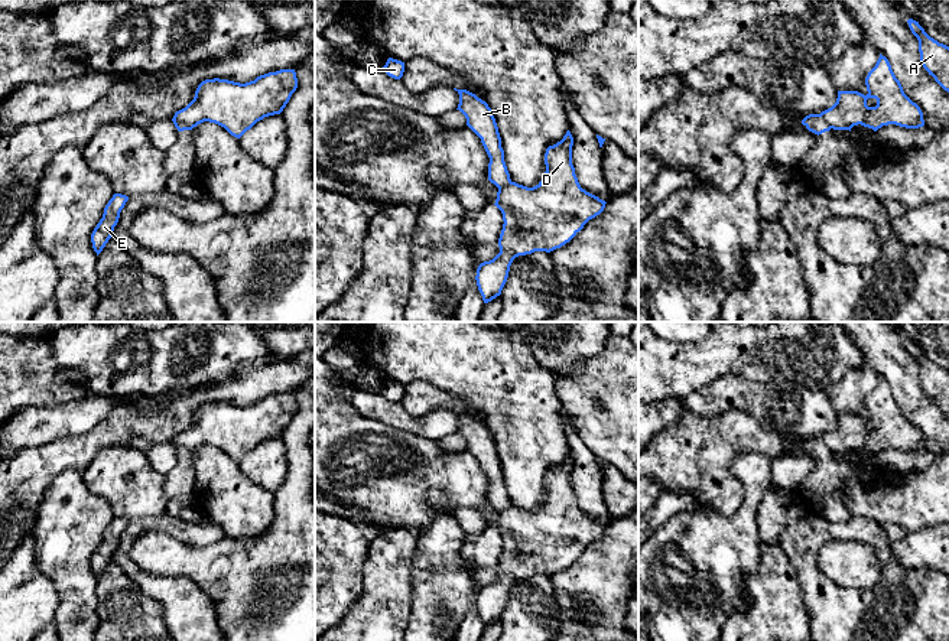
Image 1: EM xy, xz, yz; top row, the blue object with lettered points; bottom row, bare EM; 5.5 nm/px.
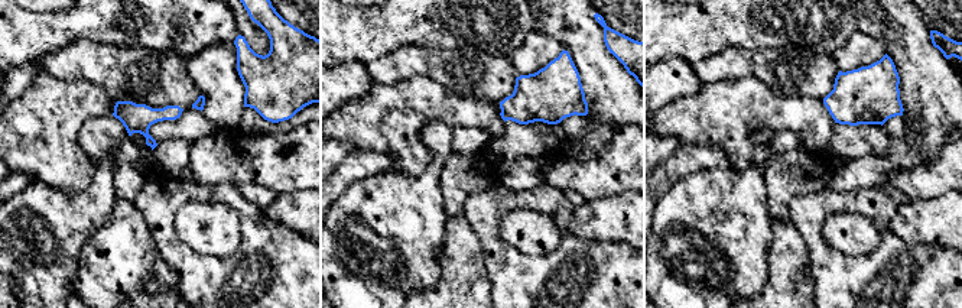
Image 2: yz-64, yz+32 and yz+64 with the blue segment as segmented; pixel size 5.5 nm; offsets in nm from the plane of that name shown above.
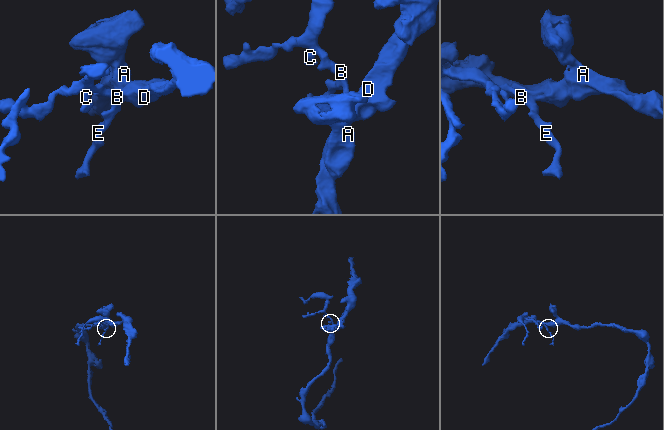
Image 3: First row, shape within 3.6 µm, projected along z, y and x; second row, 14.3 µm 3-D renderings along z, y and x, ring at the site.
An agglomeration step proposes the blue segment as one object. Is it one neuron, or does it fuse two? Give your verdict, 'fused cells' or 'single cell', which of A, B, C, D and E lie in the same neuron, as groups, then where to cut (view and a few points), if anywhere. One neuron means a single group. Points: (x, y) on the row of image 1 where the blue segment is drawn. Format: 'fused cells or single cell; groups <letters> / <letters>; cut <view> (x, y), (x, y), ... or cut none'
fused cells; groups A D / B C E; cut yz (819, 114), (829, 129)

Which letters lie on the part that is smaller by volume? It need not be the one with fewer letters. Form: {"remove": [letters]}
{"remove": ["B", "C", "E"]}

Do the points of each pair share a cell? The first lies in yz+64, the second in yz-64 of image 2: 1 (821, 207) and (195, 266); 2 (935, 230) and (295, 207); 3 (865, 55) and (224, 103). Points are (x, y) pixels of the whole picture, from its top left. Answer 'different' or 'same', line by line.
1: same
2: same
3: same

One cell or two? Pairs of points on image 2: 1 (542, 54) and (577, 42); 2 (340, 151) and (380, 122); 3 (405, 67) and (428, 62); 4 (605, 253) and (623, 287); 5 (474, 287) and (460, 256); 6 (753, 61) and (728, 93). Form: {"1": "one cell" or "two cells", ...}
{"1": "two cells", "2": "two cells", "3": "one cell", "4": "one cell", "5": "one cell", "6": "two cells"}

